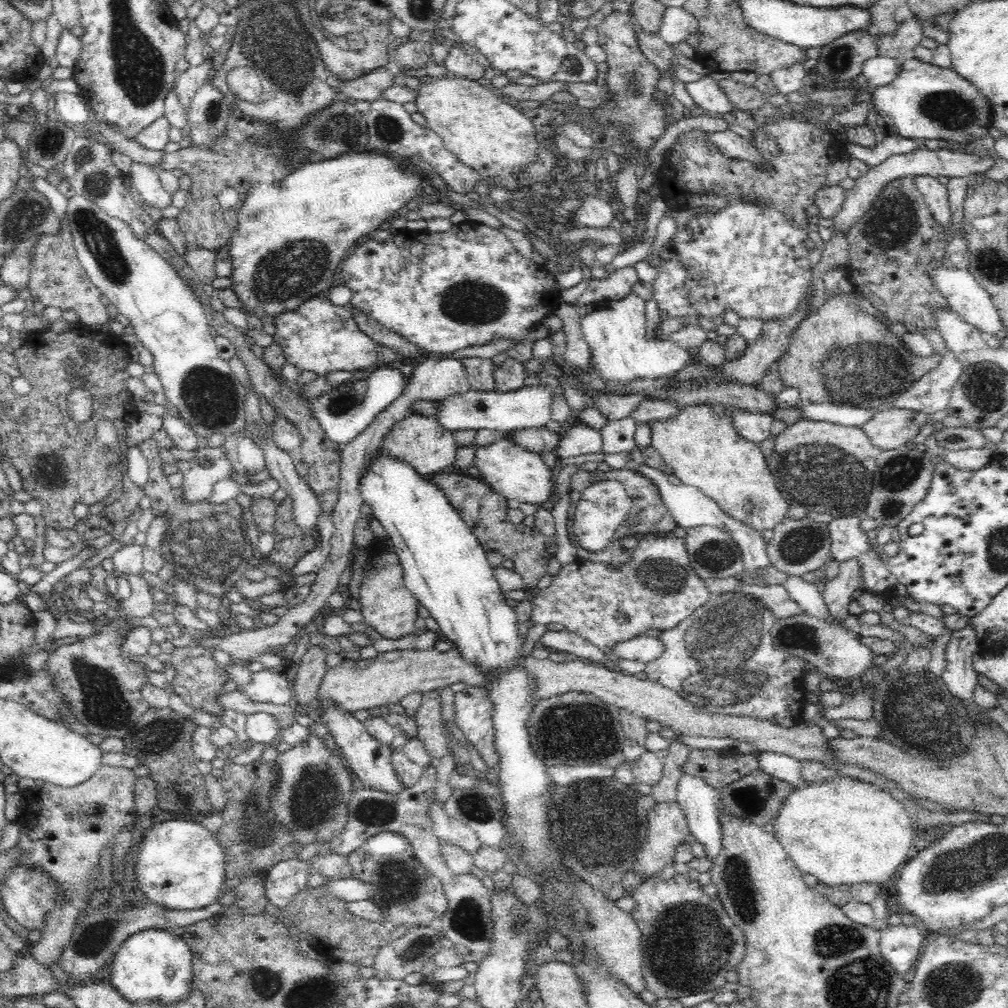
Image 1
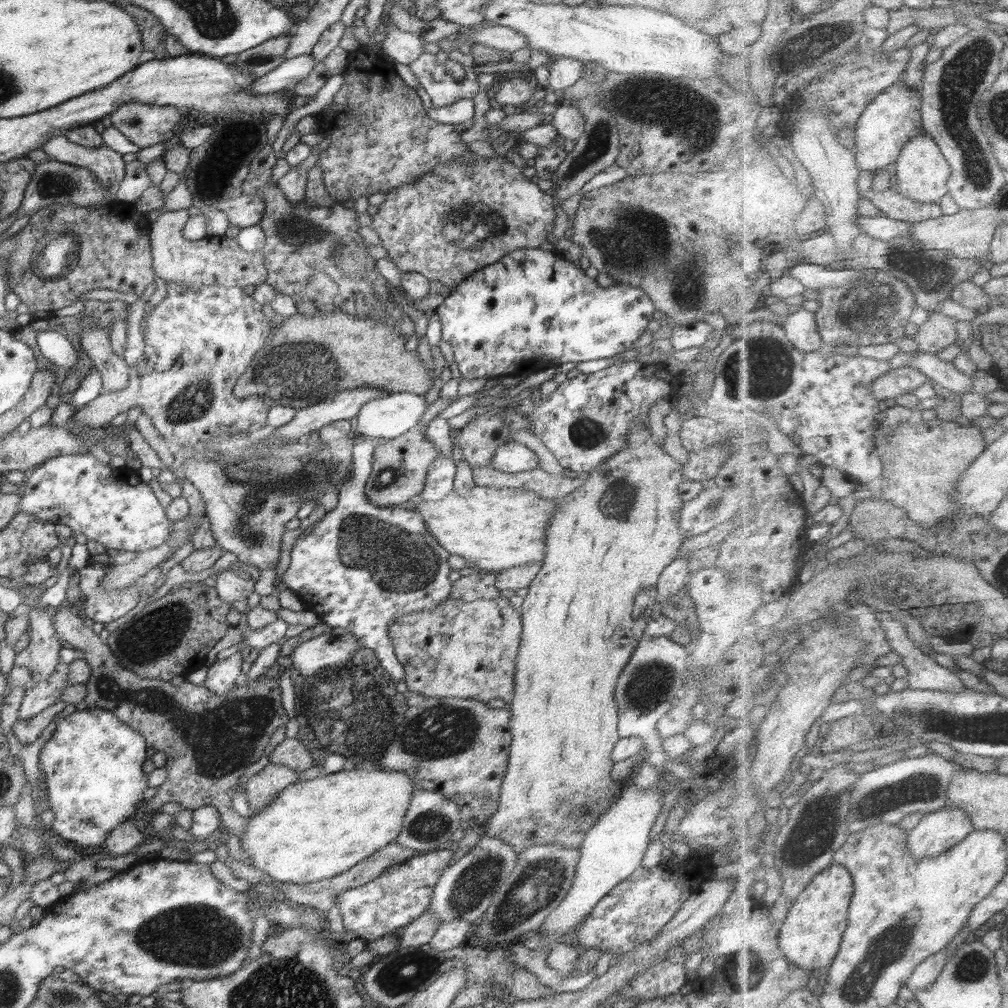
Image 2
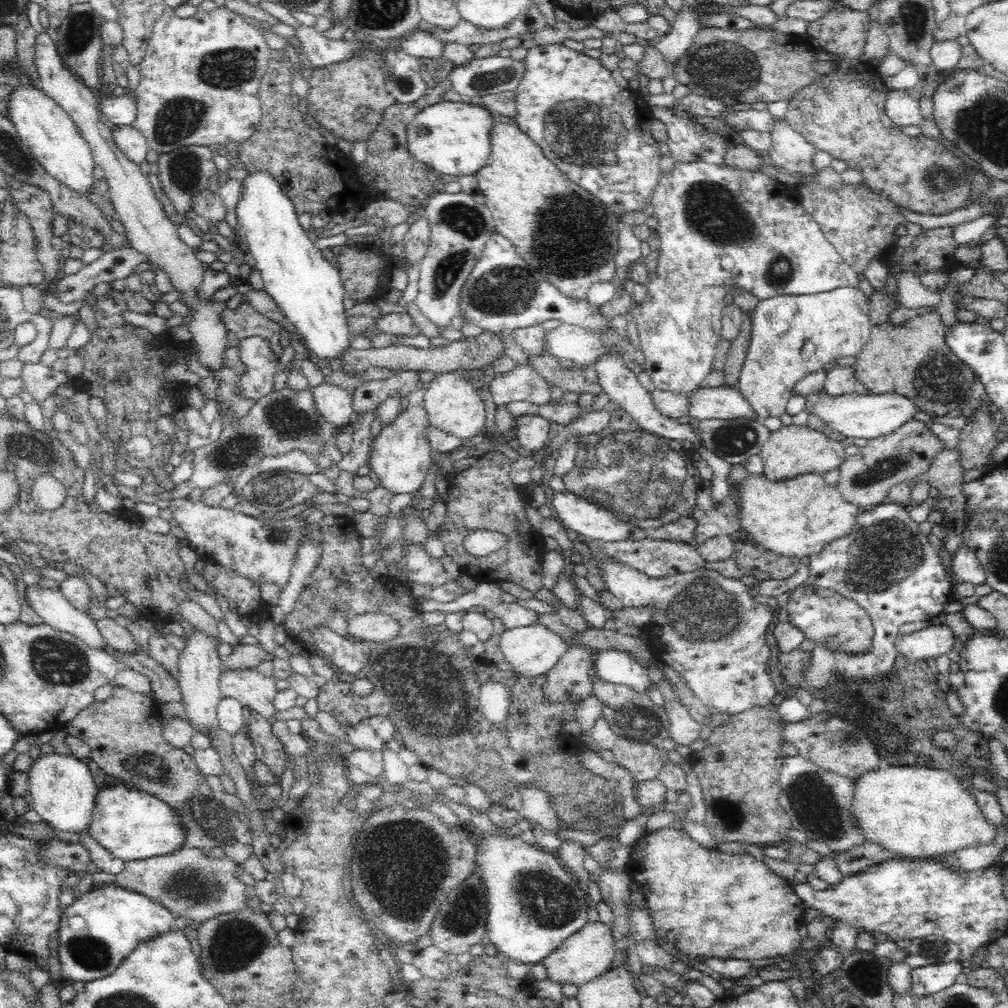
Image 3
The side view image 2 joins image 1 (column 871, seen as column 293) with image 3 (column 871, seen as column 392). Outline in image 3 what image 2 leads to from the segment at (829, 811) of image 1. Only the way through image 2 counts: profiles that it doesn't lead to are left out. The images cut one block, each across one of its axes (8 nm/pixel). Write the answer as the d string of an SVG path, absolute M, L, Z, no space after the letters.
M888 766L884 770L878 770L868 772L860 778L854 780L854 802L852 802L852 811L853 818L855 819L855 824L861 829L864 837L866 838L867 843L876 843L879 844L884 849L888 849L893 853L896 853L902 858L936 858L941 857L945 854L950 854L956 852L957 850L962 850L966 848L972 848L977 846L988 846L990 843L994 843L995 839L999 836L999 828L994 824L991 824L978 807L976 803L976 797L974 797L974 792L968 791L960 779L956 777L952 772L948 770L937 770L936 768L918 768L918 766Z

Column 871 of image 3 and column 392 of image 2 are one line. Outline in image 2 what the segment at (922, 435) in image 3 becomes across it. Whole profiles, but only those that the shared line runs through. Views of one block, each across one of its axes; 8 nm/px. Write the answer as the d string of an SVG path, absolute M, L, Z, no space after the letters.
M442 398L431 402L416 426L404 432L402 436L392 438L392 440L384 439L384 442L380 442L380 446L374 446L371 474L365 485L366 498L374 506L388 508L388 506L410 505L422 493L428 468L439 454L439 449L426 438L426 429L429 422L440 414L445 406L446 402Z

